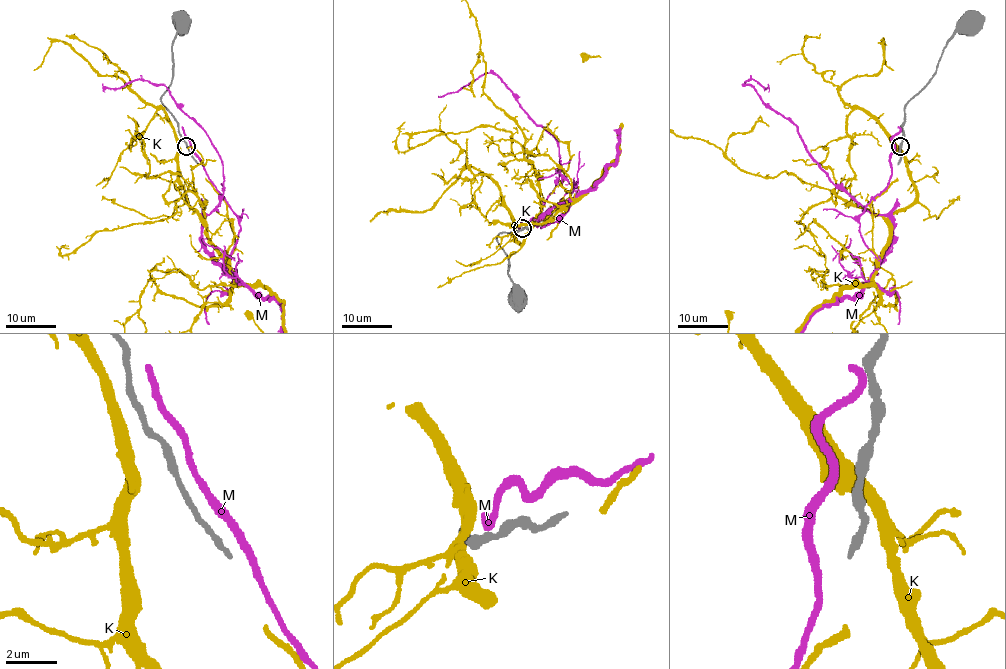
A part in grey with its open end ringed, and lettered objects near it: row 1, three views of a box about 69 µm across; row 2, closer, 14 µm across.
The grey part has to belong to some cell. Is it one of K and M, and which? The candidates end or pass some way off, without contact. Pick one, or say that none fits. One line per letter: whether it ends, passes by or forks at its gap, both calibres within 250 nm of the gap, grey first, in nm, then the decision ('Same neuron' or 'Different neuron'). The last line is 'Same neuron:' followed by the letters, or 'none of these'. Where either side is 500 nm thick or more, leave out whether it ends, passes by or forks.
K: Thickness 340 nm (grey) against 600 nm. Same neuron
M: It passes by. Thickness 340 nm (grey) against 280 nm. Different neuron
Same neuron: K

